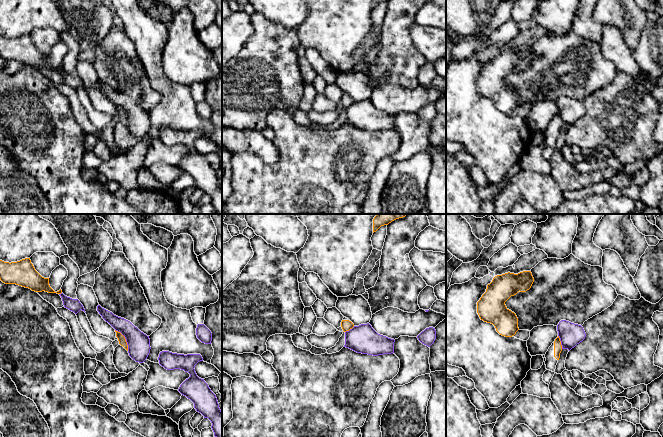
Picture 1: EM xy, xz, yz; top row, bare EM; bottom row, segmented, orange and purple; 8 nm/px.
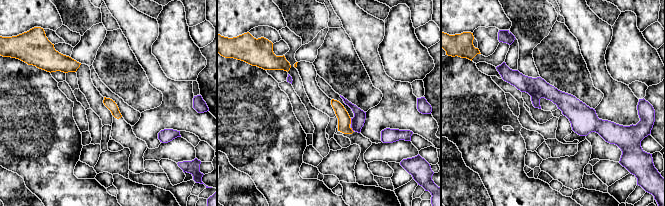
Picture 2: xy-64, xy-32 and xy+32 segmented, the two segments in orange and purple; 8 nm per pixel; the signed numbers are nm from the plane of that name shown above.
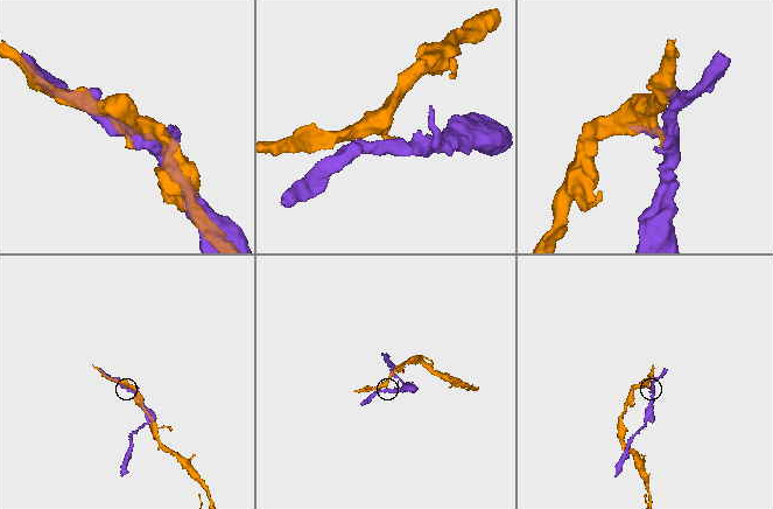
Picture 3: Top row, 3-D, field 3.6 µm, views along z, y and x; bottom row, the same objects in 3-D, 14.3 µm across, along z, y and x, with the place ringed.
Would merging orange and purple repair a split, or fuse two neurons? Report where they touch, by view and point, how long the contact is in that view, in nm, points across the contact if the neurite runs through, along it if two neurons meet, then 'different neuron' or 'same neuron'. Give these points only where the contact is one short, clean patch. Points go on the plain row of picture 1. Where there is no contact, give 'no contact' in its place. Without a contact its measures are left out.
xy (125, 115) | 200 nm | along xy (115, 105), (124, 113), (128, 126) | different neuron

